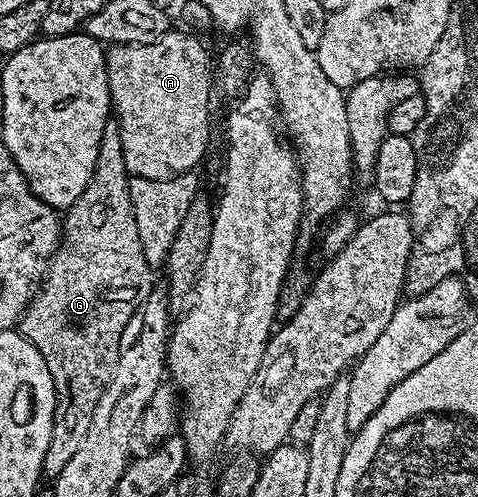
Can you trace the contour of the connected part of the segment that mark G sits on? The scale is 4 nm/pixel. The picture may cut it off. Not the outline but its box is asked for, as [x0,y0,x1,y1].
[18,120,154,480]

